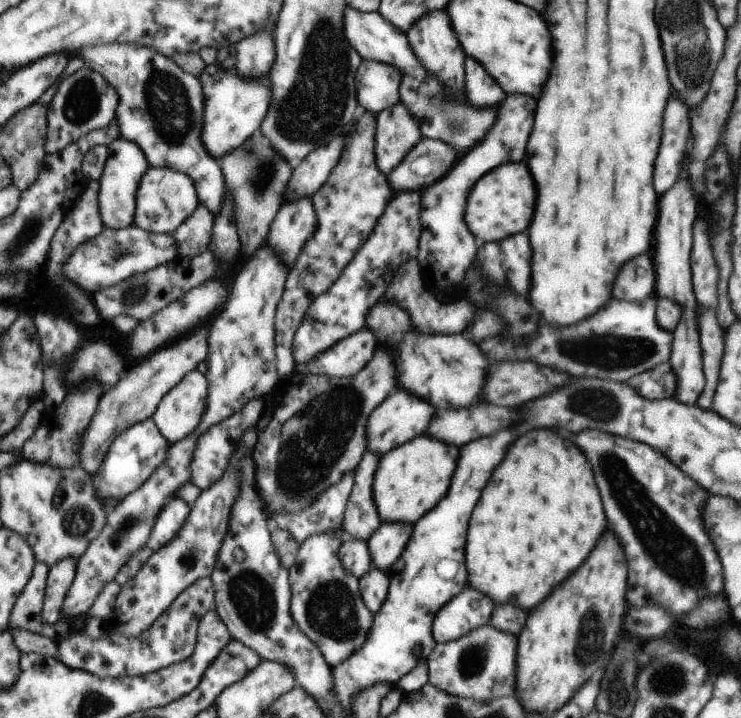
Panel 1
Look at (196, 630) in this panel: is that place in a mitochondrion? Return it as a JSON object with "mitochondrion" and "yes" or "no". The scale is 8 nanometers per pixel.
{"mitochondrion":"no"}

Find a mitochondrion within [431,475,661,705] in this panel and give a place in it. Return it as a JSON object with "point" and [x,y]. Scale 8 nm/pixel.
{"point":[592,638]}

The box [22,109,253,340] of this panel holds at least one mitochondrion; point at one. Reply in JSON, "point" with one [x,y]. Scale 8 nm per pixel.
{"point":[133,295]}

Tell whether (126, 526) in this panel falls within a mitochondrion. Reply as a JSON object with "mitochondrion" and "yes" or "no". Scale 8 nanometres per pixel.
{"mitochondrion":"yes"}

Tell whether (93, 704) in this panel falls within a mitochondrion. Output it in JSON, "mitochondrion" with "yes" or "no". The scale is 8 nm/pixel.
{"mitochondrion":"yes"}

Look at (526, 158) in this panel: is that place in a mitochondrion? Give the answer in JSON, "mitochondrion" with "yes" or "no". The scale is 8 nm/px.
{"mitochondrion":"no"}

